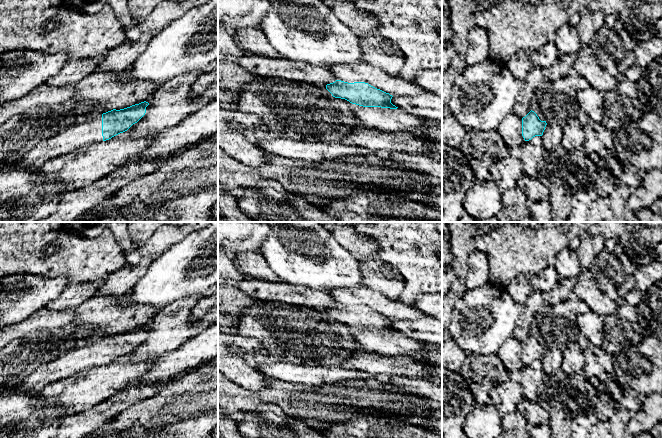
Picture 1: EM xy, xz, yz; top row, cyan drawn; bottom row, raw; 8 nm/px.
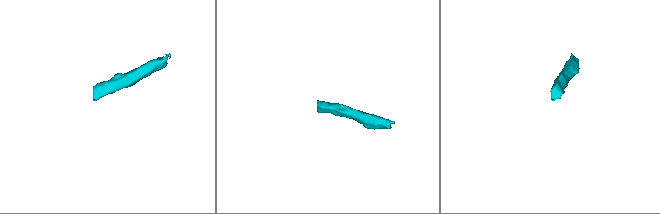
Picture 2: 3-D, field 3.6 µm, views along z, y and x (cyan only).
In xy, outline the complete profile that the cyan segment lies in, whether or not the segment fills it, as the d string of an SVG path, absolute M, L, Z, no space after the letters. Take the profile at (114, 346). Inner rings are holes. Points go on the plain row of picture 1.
M144 325L124 333L113 333L81 348L71 349L57 359L41 359L37 369L23 383L12 388L10 393L17 390L40 393L47 385L75 373L109 364L137 347L145 339L148 329Z

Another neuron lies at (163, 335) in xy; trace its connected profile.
M218 285L213 287L204 295L184 297L180 300L174 301L164 307L154 318L152 318L146 326L149 329L146 331L145 339L135 348L133 348L127 355L123 356L127 359L135 361L137 358L157 357L164 355L166 352L177 349L184 342L192 337L200 334L204 329L218 322L218 305L212 307L205 313L204 317L191 321L190 314L197 302L204 296L210 296L218 290Z

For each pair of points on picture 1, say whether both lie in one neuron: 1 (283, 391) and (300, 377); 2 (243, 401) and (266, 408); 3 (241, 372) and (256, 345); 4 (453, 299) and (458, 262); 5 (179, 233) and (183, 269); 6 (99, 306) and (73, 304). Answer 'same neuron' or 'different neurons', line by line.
1: different neurons
2: different neurons
3: same neuron
4: same neuron
5: different neurons
6: different neurons

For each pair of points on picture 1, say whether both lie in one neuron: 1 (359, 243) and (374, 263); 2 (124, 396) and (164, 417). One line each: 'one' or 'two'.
1: two
2: two

